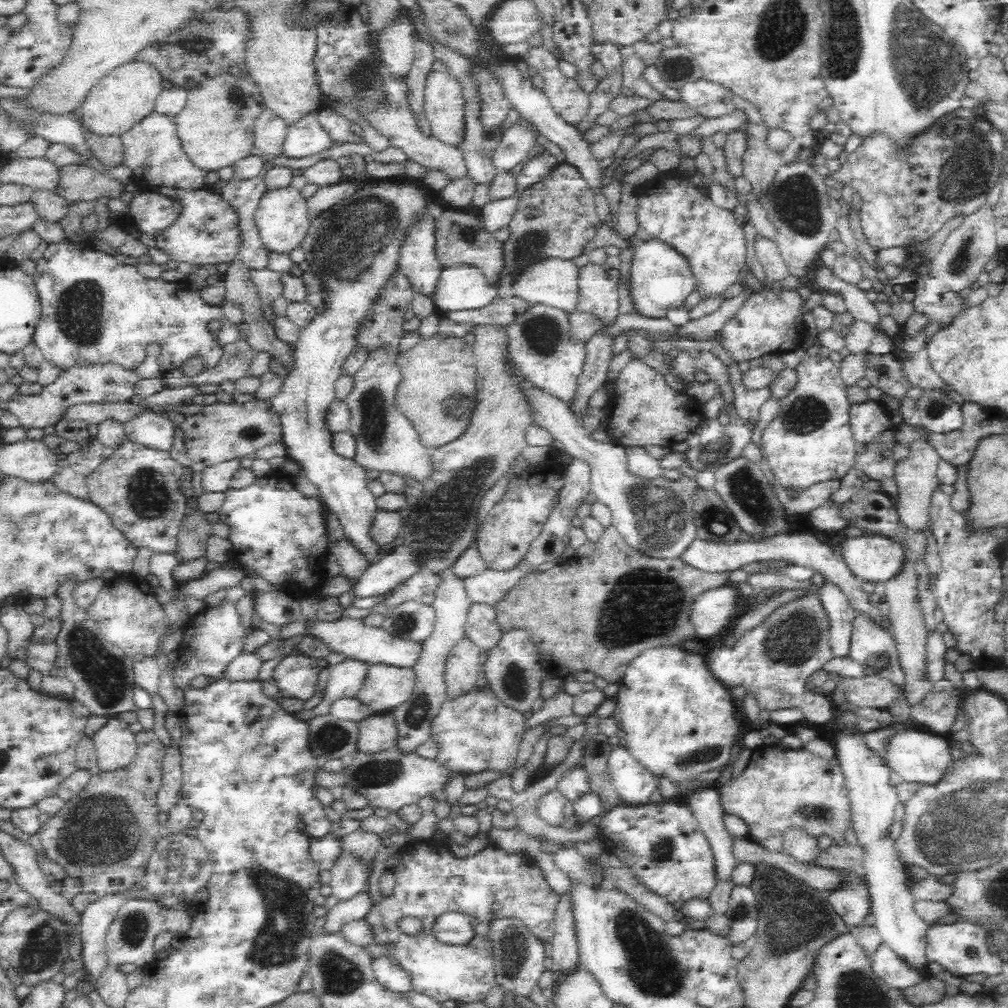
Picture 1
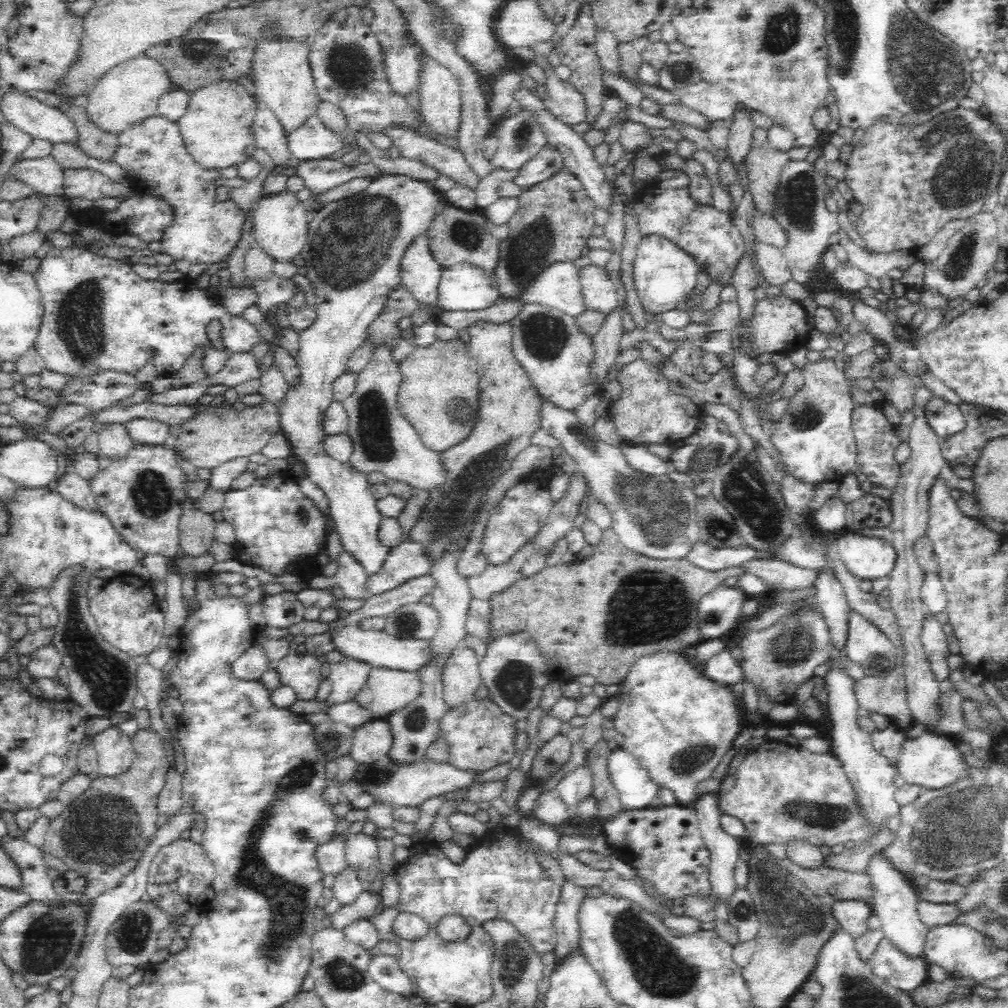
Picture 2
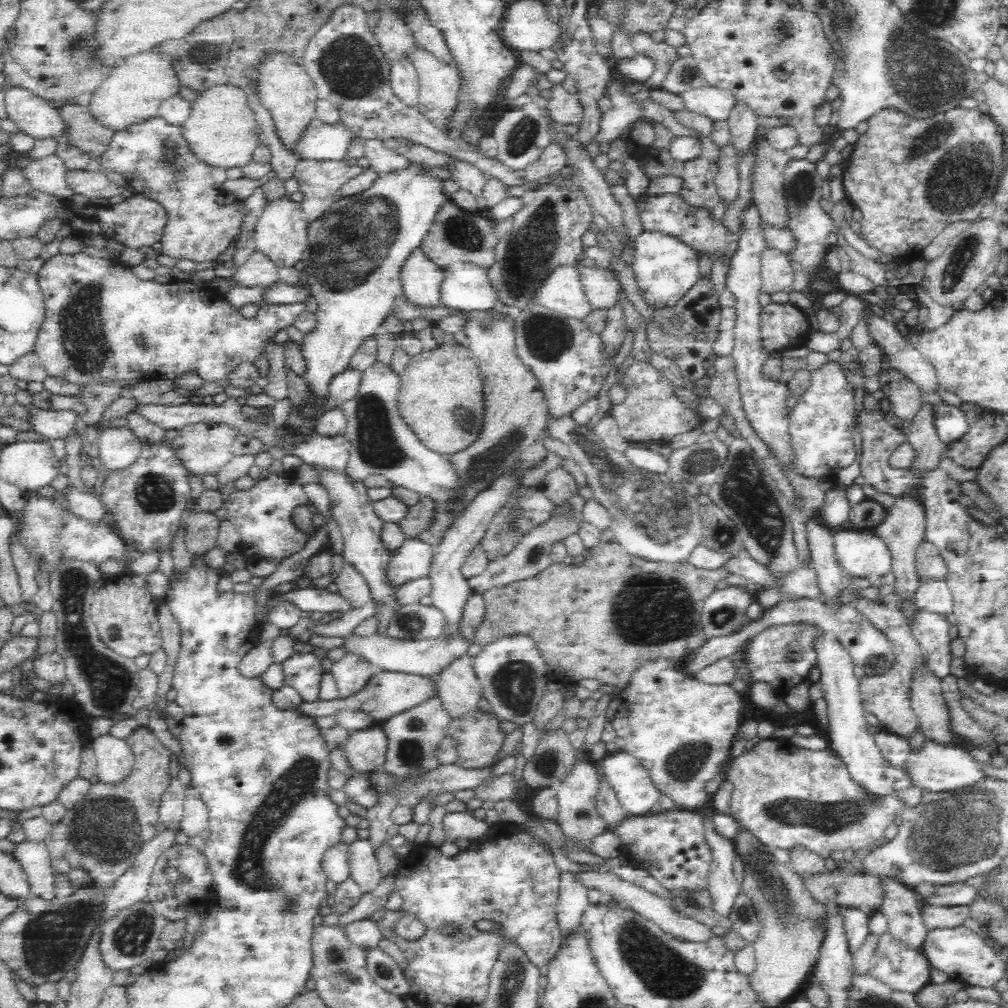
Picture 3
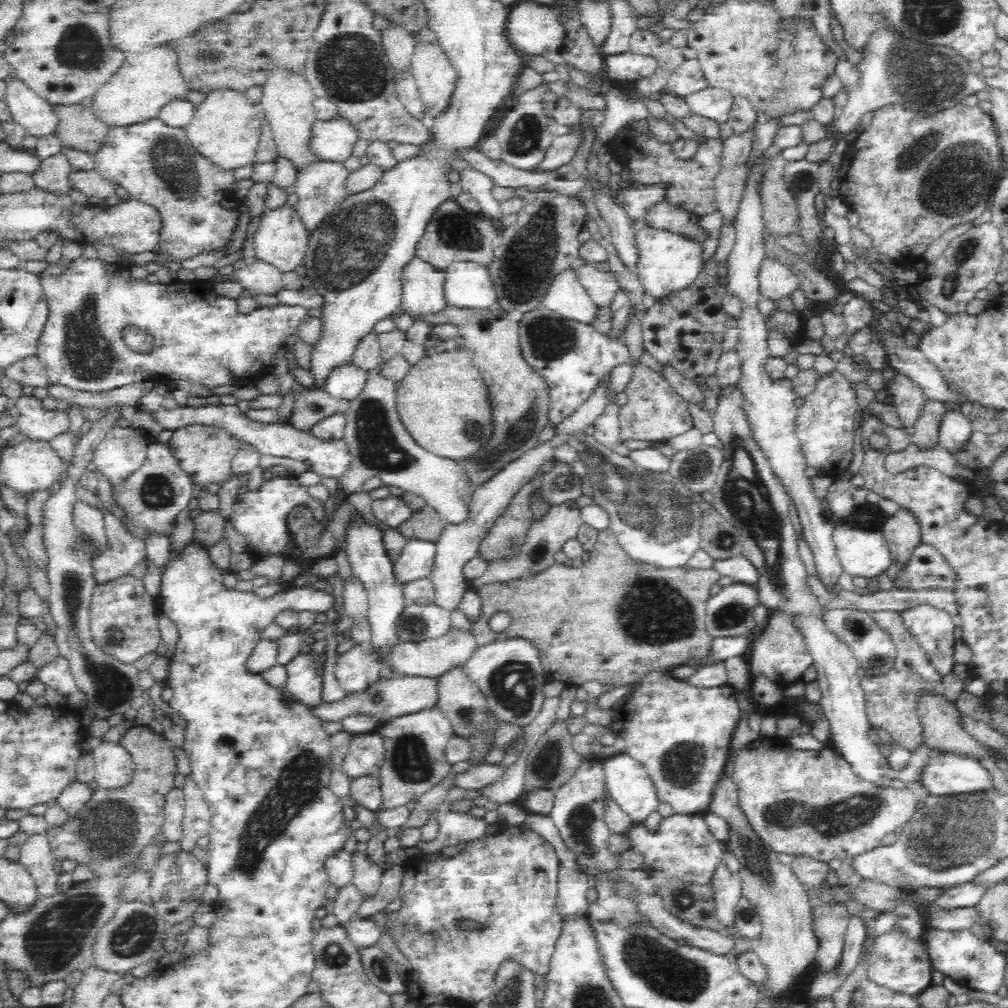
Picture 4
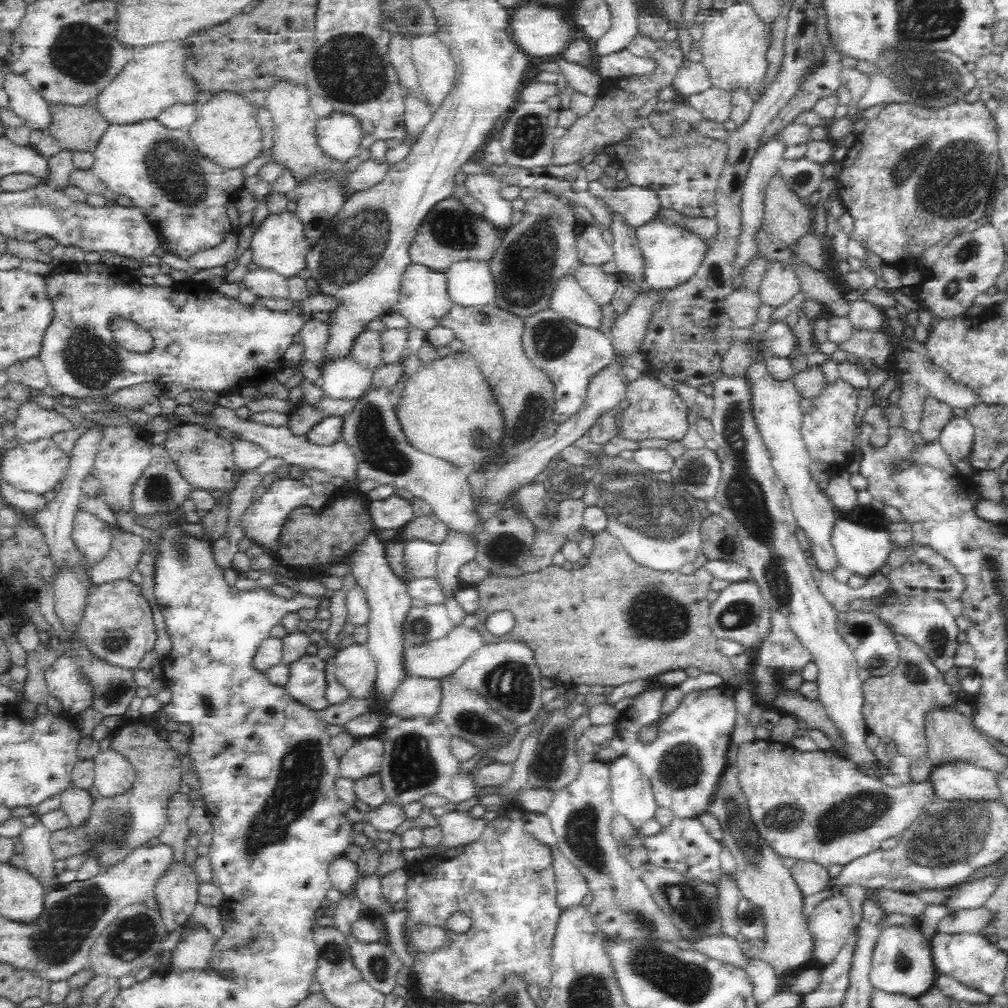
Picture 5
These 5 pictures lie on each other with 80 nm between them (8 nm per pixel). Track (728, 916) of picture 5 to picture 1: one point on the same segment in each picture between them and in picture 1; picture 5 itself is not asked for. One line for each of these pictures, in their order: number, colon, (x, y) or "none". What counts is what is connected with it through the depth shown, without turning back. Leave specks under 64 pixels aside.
1: (705, 804)
2: (723, 848)
3: (723, 887)
4: (726, 887)

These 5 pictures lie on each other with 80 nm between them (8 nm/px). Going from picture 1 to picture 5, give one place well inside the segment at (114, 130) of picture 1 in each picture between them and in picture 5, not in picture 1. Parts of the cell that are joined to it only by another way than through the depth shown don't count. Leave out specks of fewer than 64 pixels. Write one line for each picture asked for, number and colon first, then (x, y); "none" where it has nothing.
2: (129, 93)
3: (132, 92)
4: (145, 82)
5: (153, 79)

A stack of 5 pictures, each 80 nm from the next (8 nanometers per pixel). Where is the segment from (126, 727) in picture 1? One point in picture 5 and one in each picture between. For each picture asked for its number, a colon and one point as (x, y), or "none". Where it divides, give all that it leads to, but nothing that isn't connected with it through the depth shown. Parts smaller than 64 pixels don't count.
2: (115, 753)
3: (115, 759)
4: (114, 766)
5: (114, 774)

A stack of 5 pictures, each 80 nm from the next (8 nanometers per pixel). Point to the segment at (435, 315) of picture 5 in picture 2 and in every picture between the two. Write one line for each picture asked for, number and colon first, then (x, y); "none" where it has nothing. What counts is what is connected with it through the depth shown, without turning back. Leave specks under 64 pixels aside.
2: (419, 271)
3: (421, 278)
4: (422, 283)

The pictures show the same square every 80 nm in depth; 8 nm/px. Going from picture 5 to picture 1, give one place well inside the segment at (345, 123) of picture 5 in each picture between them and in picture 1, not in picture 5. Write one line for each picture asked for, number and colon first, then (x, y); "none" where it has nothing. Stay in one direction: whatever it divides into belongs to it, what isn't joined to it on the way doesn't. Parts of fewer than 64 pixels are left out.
1: (305, 136)
2: (311, 139)
3: (318, 141)
4: (332, 140)

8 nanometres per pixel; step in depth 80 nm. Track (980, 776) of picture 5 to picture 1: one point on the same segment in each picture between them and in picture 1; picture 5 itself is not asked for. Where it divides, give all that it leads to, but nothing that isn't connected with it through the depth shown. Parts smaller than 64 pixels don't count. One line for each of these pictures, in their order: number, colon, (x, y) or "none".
1: (917, 755)
2: (929, 760)
3: (935, 766)
4: (944, 772)

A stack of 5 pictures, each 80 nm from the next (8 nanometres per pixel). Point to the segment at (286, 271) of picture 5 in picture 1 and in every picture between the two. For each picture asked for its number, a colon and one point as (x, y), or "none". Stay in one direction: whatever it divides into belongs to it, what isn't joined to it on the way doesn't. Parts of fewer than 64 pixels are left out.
1: (281, 216)
2: (280, 221)
3: (281, 230)
4: (281, 239)

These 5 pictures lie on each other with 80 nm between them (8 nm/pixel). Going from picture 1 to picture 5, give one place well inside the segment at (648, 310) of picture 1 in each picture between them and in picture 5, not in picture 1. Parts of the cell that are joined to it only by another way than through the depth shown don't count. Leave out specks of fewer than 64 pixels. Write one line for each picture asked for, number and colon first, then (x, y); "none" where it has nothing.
2: (664, 276)
3: (665, 269)
4: (667, 263)
5: (671, 254)

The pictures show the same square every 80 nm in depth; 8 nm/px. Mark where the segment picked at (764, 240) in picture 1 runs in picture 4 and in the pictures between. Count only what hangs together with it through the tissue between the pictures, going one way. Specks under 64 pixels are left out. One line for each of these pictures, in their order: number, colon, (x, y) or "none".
2: (773, 266)
3: (776, 274)
4: (777, 281)

